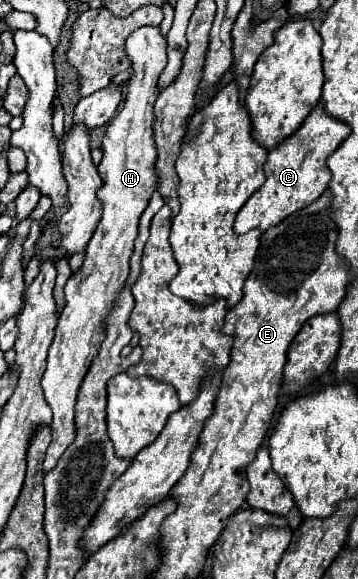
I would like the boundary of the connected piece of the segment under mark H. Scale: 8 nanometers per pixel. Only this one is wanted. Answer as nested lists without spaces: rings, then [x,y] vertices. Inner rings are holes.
[[[140,27],[140,31],[136,31],[136,35],[132,35],[132,39],[128,39],[126,51],[128,51],[128,57],[132,59],[134,75],[130,77],[130,81],[126,85],[124,107],[120,109],[120,113],[116,113],[116,117],[110,121],[110,125],[106,129],[104,143],[102,143],[104,157],[102,157],[102,163],[98,165],[98,171],[104,175],[104,183],[106,183],[98,193],[98,199],[102,201],[102,217],[100,217],[100,223],[98,223],[98,227],[96,227],[96,231],[94,231],[94,235],[86,247],[86,257],[84,257],[82,267],[76,273],[72,273],[72,277],[68,279],[68,283],[64,287],[66,307],[58,317],[56,337],[54,337],[52,347],[50,347],[48,367],[46,367],[44,377],[42,377],[44,397],[46,397],[46,403],[50,405],[50,409],[54,413],[52,443],[50,443],[46,457],[44,457],[44,463],[42,463],[44,475],[56,467],[64,449],[74,441],[74,435],[76,435],[74,405],[76,405],[78,389],[84,381],[84,375],[88,373],[88,367],[92,365],[92,359],[96,355],[96,347],[100,345],[100,339],[104,337],[104,335],[100,335],[100,315],[104,315],[104,311],[108,311],[108,303],[112,303],[112,299],[120,293],[120,287],[128,279],[132,245],[134,245],[134,239],[138,235],[138,219],[140,219],[142,211],[146,209],[146,205],[154,193],[154,187],[156,187],[156,173],[154,173],[156,147],[152,147],[152,103],[158,97],[156,79],[158,79],[158,75],[166,63],[166,39],[160,35],[158,27]]]

